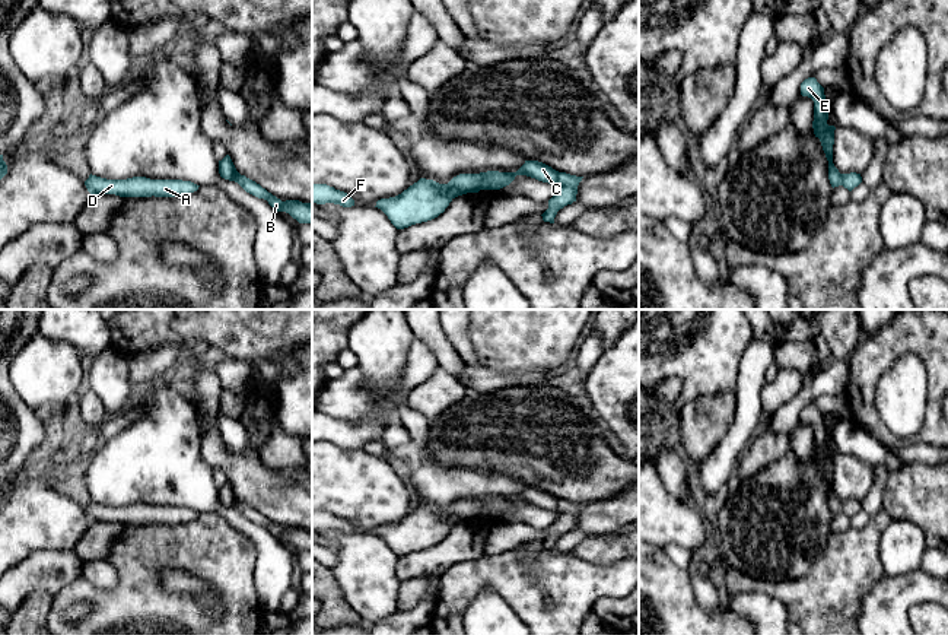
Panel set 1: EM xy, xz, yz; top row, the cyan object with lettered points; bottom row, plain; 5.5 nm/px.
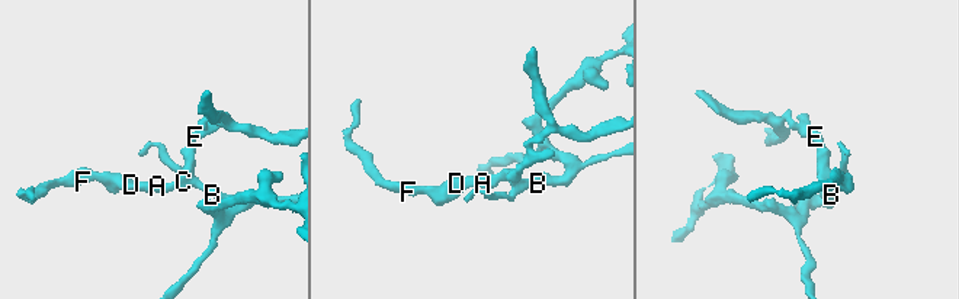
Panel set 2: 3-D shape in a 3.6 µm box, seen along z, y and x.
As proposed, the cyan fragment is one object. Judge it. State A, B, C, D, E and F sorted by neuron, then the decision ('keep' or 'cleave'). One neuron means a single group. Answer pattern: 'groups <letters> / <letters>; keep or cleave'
groups A B C D E F; keep

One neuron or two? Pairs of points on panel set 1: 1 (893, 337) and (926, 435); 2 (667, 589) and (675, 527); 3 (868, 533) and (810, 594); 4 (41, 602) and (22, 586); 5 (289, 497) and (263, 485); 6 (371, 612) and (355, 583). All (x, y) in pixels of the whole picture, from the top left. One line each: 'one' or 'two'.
1: one
2: two
3: one
4: two
5: one
6: one

